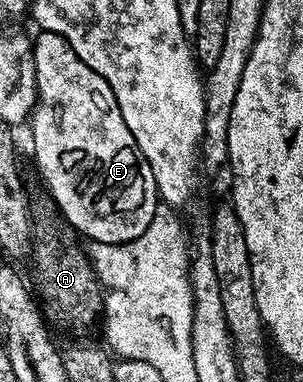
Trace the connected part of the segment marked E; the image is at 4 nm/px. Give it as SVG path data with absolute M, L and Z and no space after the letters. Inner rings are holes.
M40 32L33 41L35 51L35 78L38 98L29 118L31 145L35 148L35 165L51 192L57 208L63 217L91 243L124 245L137 239L153 223L155 210L160 208L161 198L153 171L133 139L133 131L125 127L121 119L121 107L113 95L113 87L93 71L76 55L73 47L61 35Z

